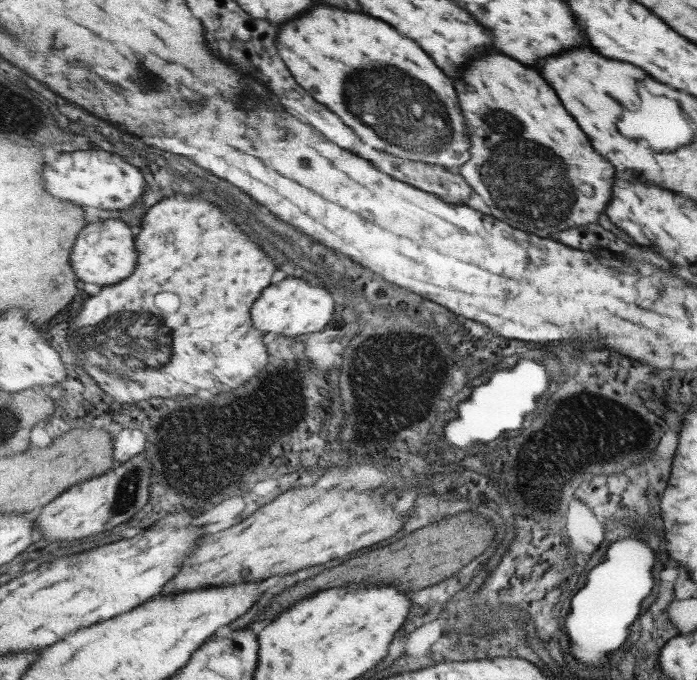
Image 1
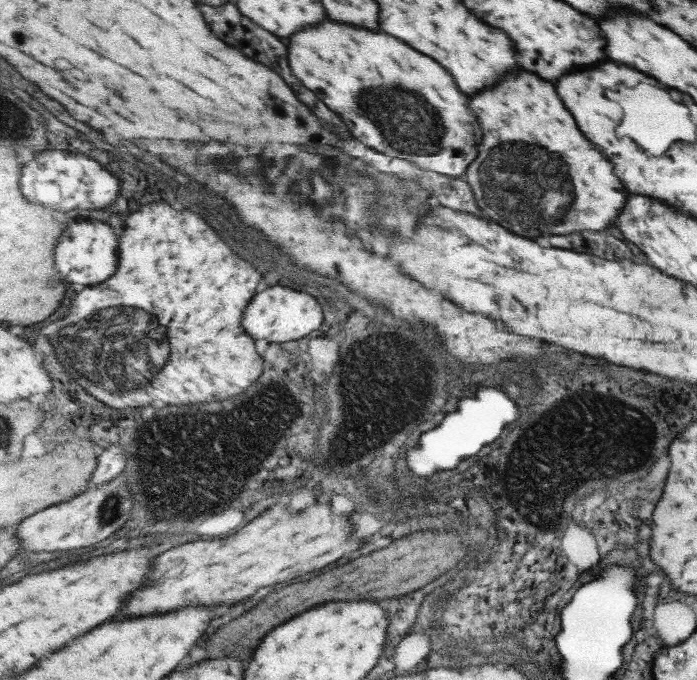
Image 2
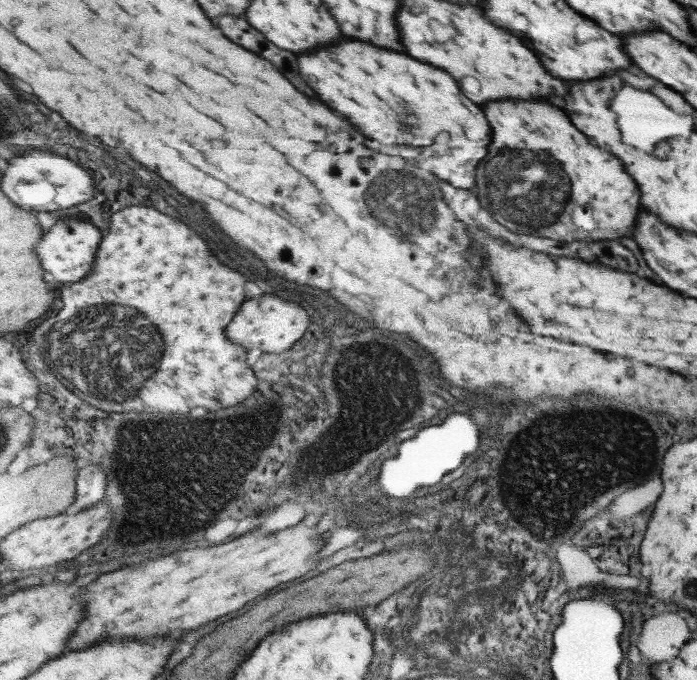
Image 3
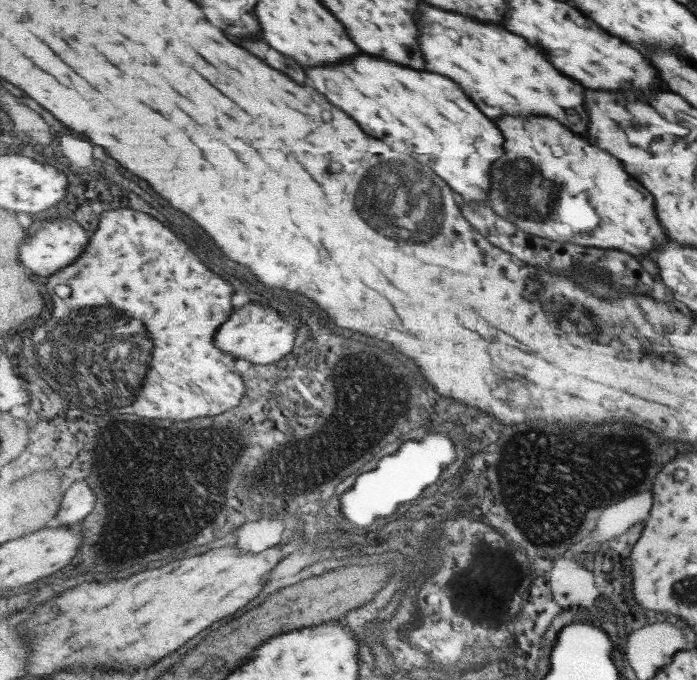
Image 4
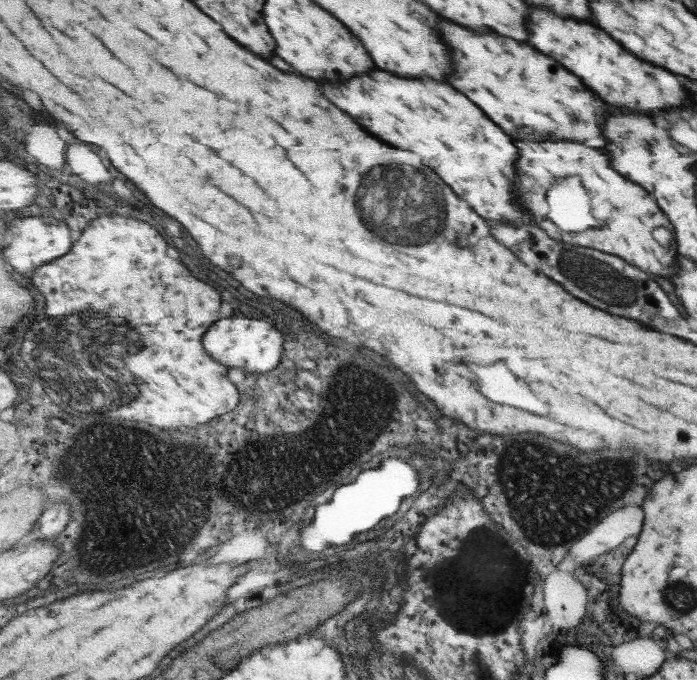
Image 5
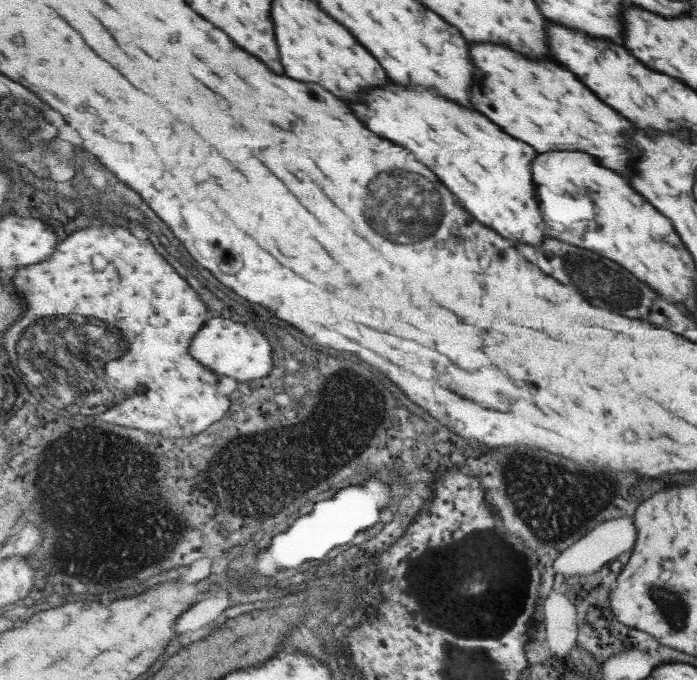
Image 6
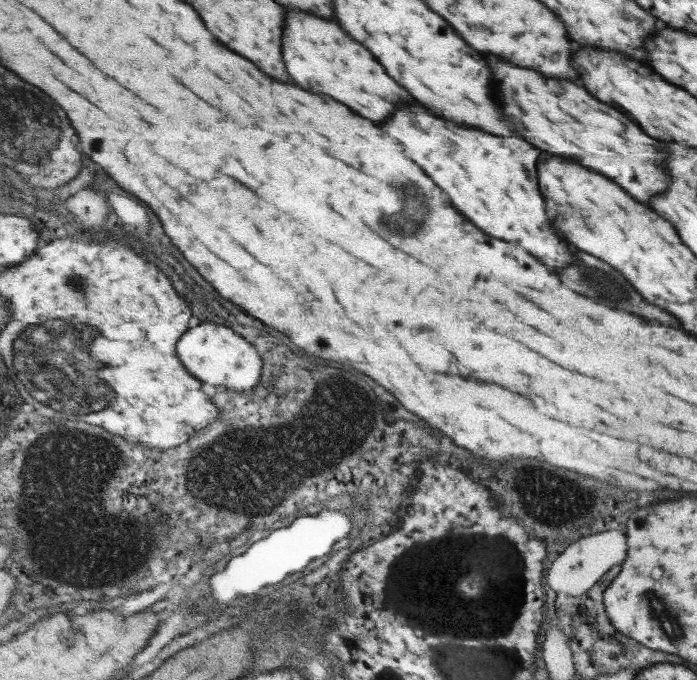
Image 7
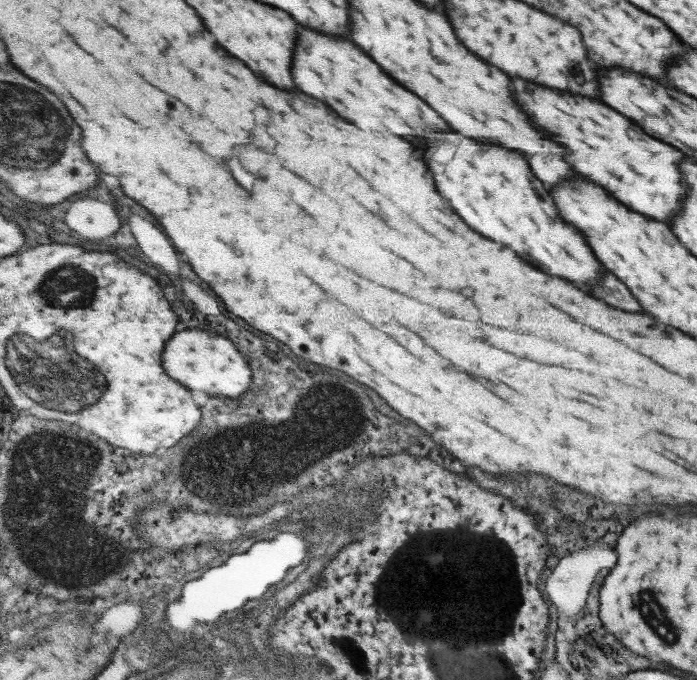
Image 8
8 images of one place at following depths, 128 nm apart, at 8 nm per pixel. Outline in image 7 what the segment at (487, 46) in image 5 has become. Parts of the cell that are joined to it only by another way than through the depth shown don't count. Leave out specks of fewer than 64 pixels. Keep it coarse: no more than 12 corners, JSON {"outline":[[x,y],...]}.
{"outline":[[489,56],[513,130],[651,204],[665,148],[569,80]]}

